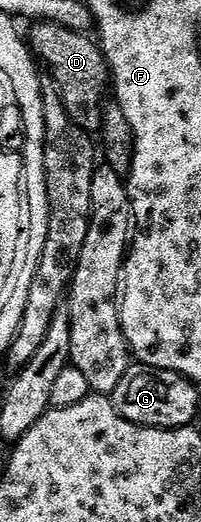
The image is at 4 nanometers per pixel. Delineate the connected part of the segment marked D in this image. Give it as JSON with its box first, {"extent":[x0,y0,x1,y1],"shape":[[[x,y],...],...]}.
{"extent":[28,22,111,131],"shape":[[[40,22],[31,27],[30,34],[28,30],[28,45],[35,59],[45,69],[46,66],[50,69],[47,70],[49,77],[58,86],[58,95],[68,116],[83,130],[97,131],[102,124],[102,97],[108,94],[108,83],[111,81],[110,67],[106,65],[101,45],[85,33],[57,26],[55,22]]]}

